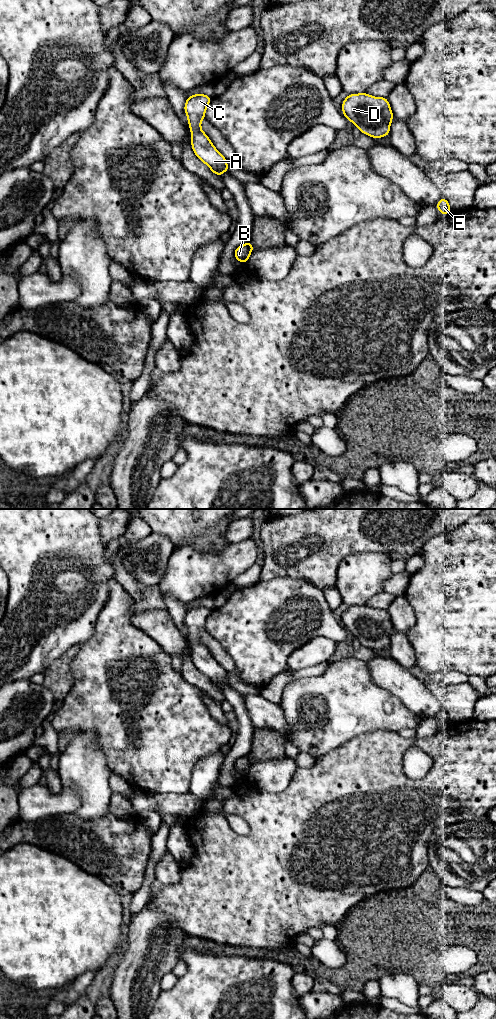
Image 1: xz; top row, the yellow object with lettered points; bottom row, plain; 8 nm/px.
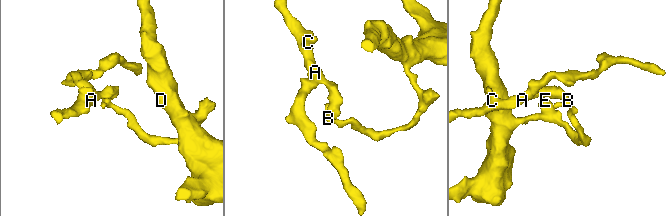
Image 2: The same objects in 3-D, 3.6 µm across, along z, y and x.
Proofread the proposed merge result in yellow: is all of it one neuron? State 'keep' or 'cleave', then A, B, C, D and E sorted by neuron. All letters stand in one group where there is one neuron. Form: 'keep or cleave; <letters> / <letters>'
cleave; A C / B D E

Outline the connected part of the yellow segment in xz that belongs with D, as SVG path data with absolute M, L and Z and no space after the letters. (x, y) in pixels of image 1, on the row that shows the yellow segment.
M367 93L349 94L342 102L342 114L370 137L386 137L394 118L390 103L385 97Z

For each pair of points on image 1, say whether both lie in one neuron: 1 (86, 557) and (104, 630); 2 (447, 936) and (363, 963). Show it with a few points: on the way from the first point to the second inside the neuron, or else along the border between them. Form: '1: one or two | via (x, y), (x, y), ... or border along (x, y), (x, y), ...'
1: two | border along (108, 589), (108, 599), (98, 614), (93, 634)
2: one | via (426, 936), (390, 936), (384, 942)

